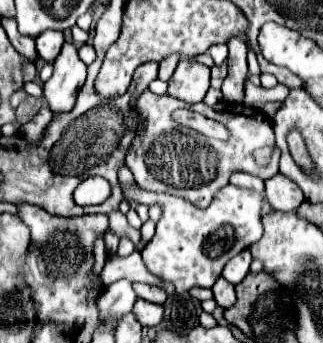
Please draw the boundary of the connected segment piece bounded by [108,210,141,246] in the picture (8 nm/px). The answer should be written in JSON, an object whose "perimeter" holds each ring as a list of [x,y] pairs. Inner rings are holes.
{"perimeter":[[[119,210],[108,214],[109,227],[108,231],[116,233],[118,236],[128,236],[129,239],[137,246],[141,241],[140,230],[131,227],[127,218]]]}

